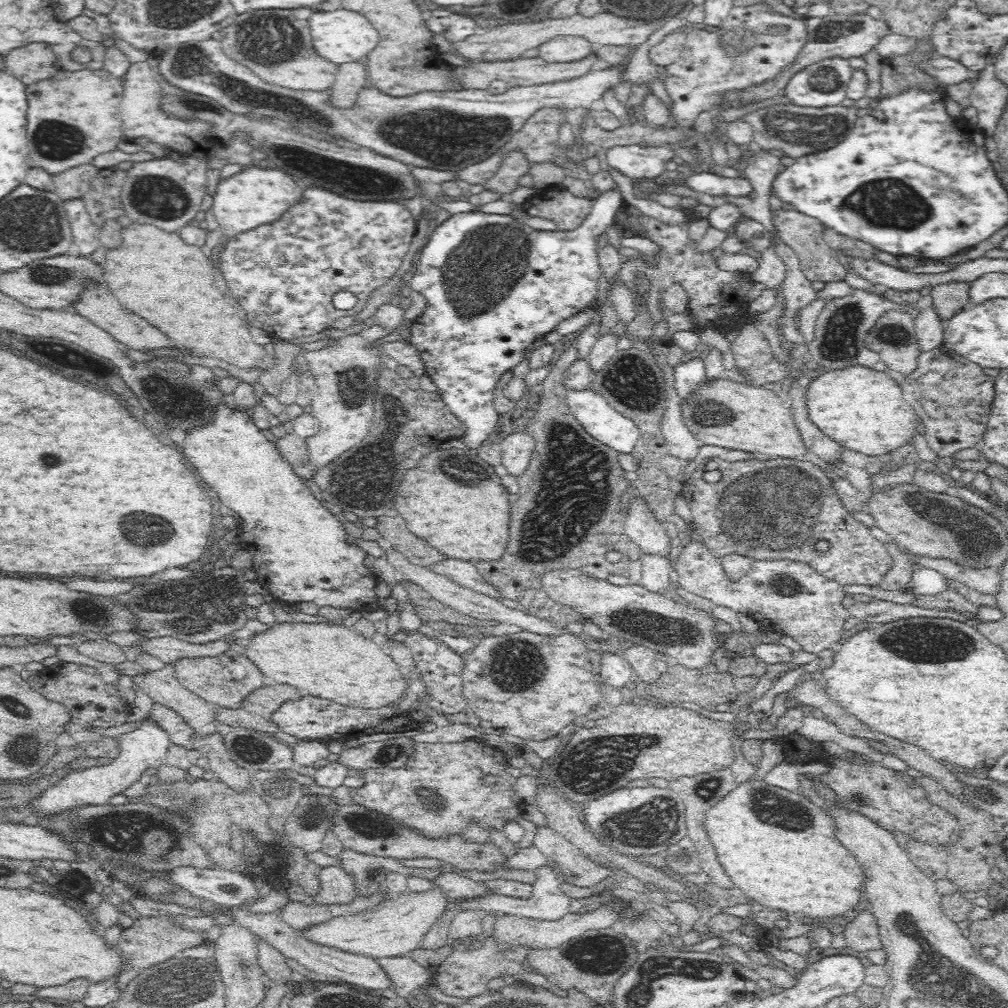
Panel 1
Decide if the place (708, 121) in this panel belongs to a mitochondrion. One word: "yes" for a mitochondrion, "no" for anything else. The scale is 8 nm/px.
no

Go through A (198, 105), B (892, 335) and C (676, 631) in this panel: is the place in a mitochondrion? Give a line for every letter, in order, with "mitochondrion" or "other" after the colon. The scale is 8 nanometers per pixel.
A: mitochondrion
B: mitochondrion
C: mitochondrion

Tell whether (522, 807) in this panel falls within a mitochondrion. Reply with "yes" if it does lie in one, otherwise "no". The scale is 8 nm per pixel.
no

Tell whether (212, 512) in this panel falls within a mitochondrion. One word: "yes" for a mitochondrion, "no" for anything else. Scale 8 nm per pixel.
no

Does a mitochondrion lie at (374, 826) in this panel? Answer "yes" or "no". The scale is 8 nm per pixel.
yes

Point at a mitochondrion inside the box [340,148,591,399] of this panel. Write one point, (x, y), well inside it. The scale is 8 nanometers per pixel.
(481, 272)

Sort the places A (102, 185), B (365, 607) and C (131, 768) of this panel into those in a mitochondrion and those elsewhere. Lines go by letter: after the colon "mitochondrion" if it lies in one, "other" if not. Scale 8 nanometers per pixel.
A: other
B: other
C: other

